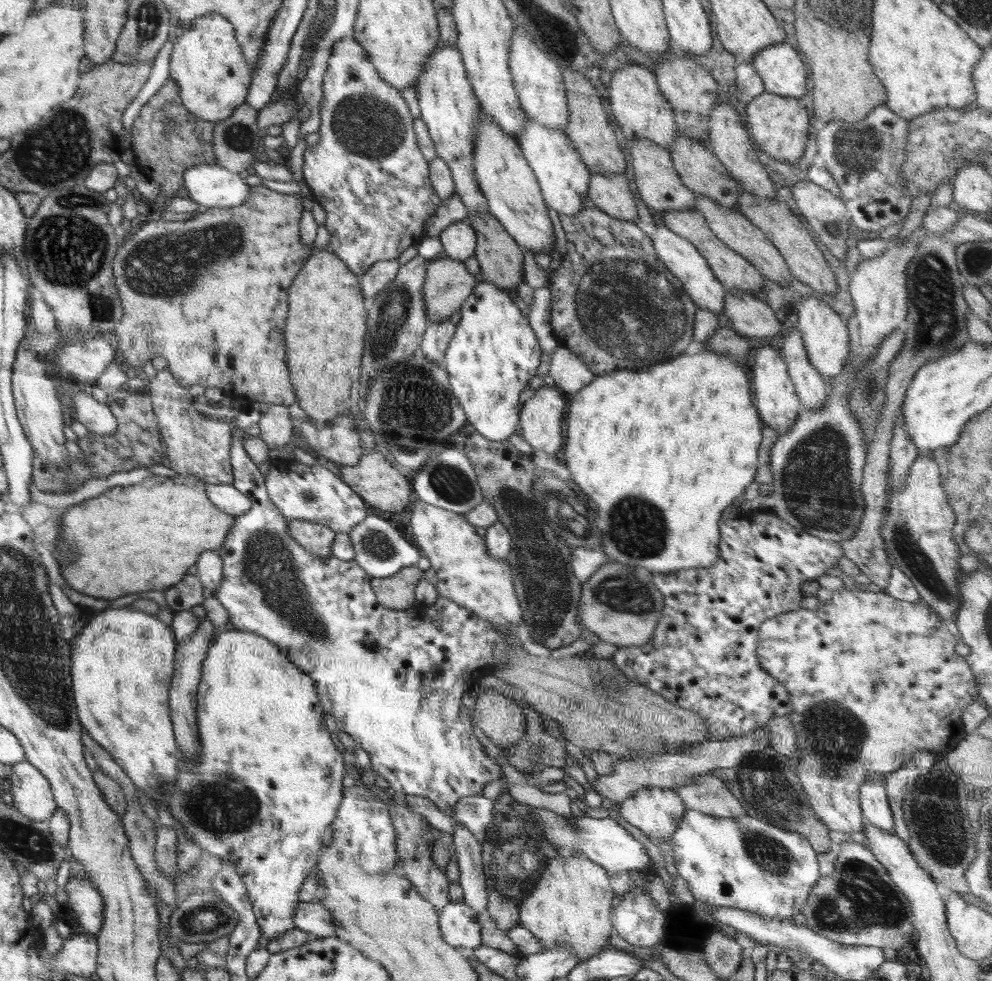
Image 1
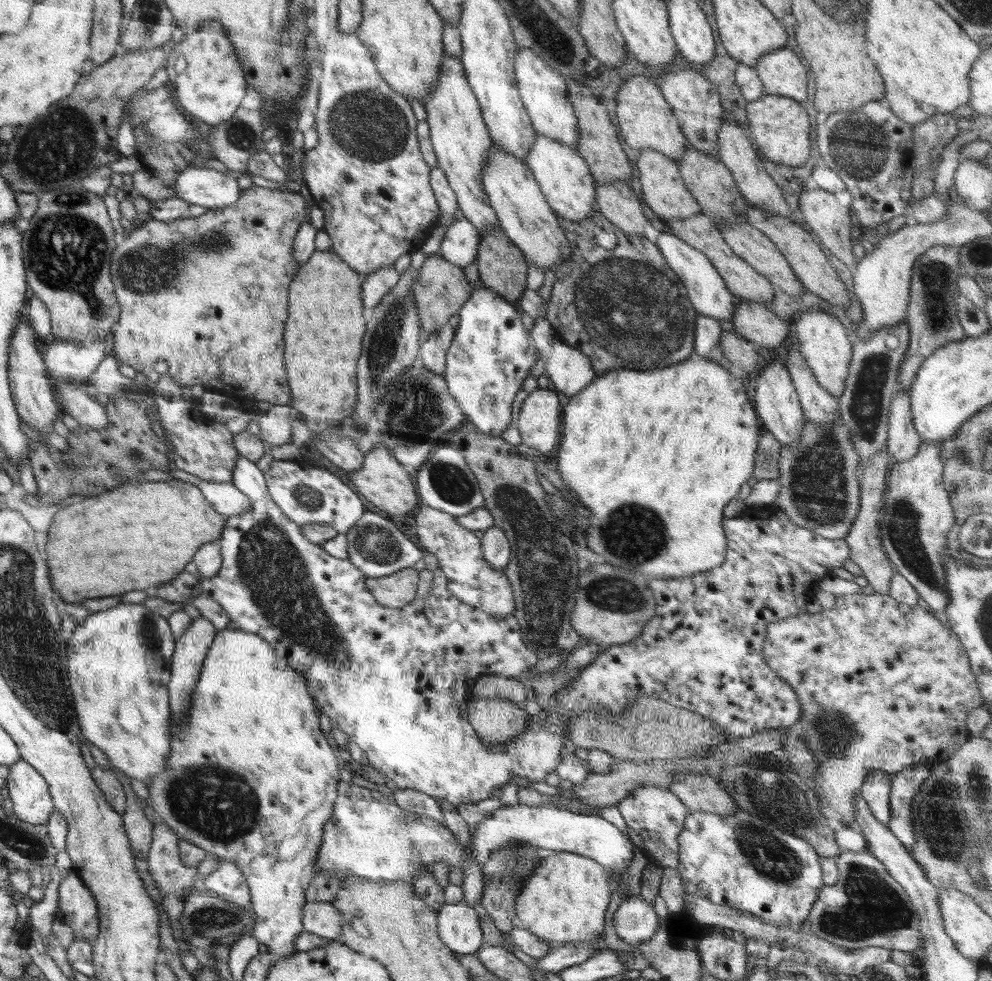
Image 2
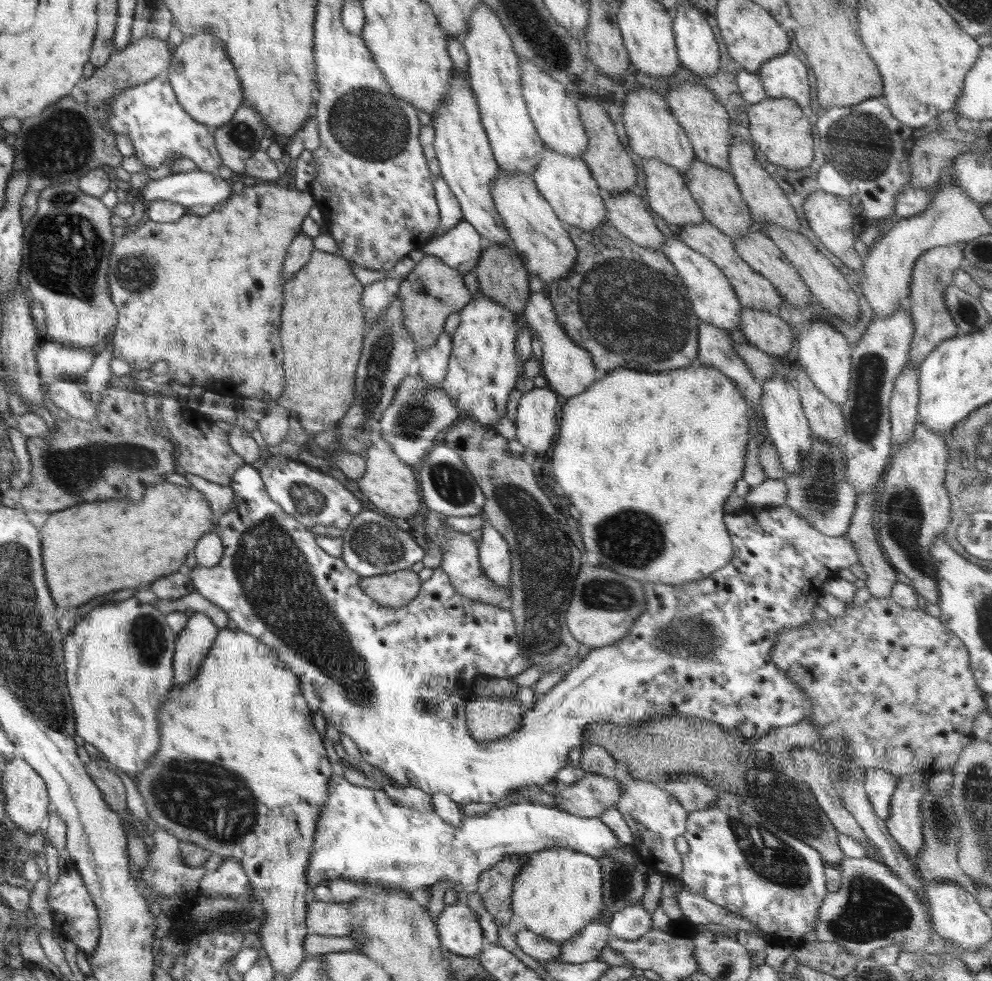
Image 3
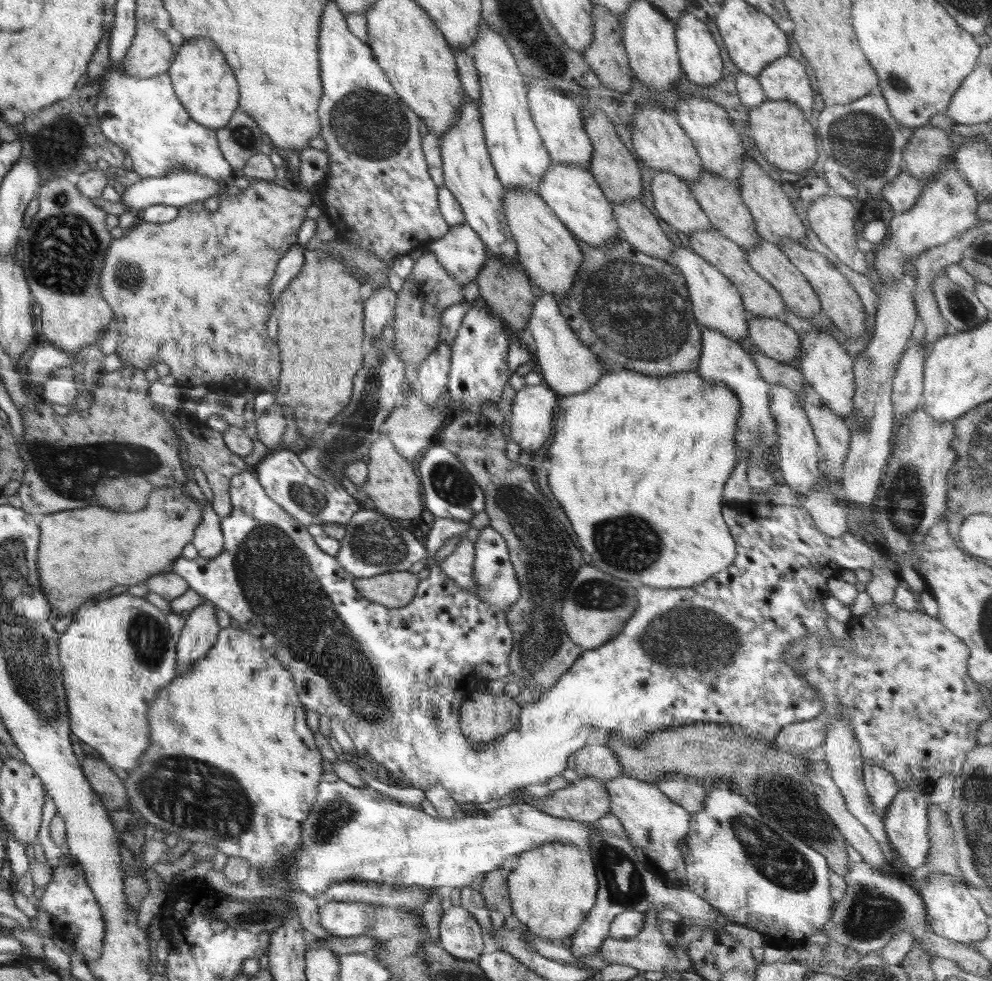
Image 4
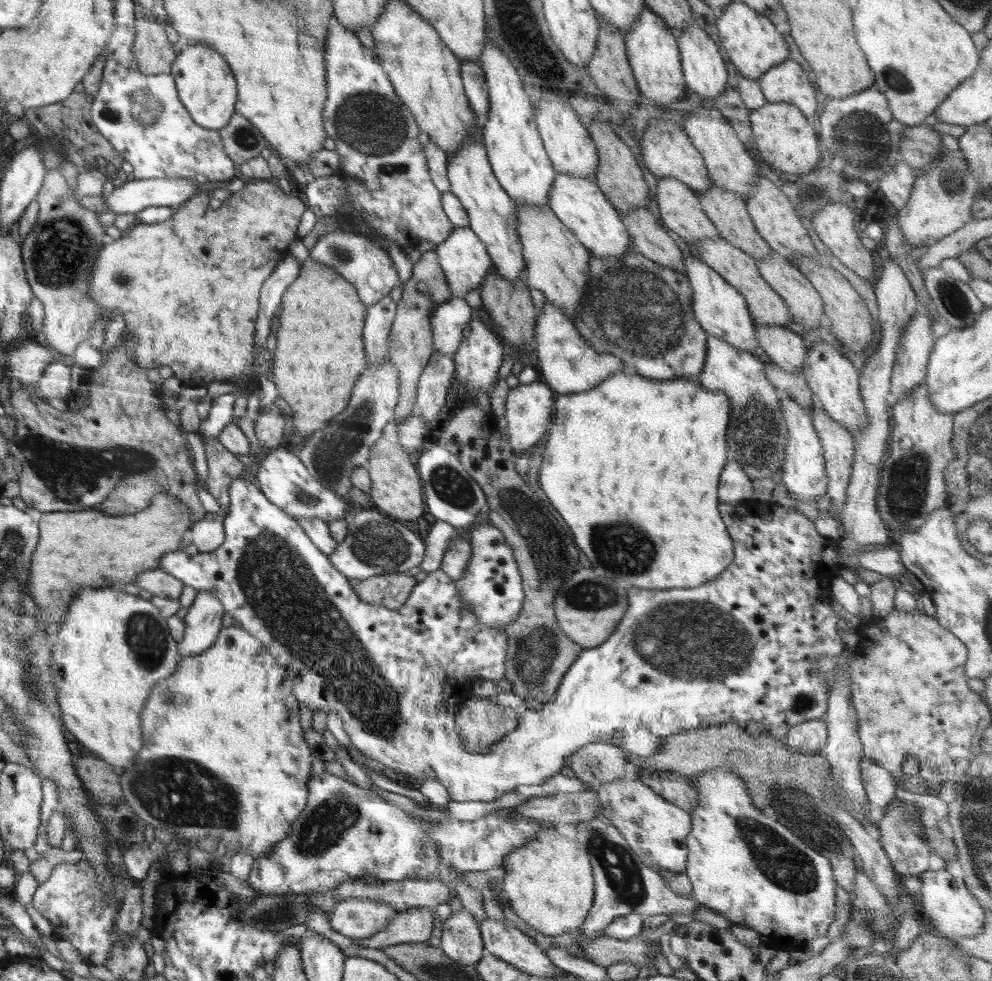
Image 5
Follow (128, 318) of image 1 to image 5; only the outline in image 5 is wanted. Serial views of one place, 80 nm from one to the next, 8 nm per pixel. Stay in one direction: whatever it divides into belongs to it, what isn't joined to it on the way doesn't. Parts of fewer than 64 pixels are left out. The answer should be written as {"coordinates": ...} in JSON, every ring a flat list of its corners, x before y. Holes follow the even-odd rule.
{"coordinates":[[256,179,254,183,246,184,245,187,236,193,232,193,224,199,218,210,212,210,208,206,208,195,194,195,181,206,176,207,176,214,168,220,156,224,139,224,129,230,127,234,116,240,110,240,105,249,102,249,94,272,90,280,89,292,97,304,104,306,110,312,122,314,125,320,125,328,129,347,134,349,134,360,141,368,158,368,159,366,170,366,174,377,179,378,182,387,194,388,194,386,207,386,210,382,230,382,238,384,248,369,253,370,251,382,256,376,273,370,275,354,270,354,263,348,255,348,254,333,255,324,259,311,259,296,263,282,272,274,276,265,288,254,288,246,292,240,298,238,297,229,300,225,302,215,306,211,306,204,300,197,288,195,280,189,278,183]]}

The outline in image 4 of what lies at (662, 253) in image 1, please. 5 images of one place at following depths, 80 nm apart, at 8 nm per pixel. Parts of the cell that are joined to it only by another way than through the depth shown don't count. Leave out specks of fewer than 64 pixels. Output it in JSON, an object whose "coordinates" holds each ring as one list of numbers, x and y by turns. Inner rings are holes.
{"coordinates":[[686,244,674,249,670,260,686,279,693,315,701,327,721,332,734,341,749,336,749,314,745,310,738,289,715,266,698,256]]}

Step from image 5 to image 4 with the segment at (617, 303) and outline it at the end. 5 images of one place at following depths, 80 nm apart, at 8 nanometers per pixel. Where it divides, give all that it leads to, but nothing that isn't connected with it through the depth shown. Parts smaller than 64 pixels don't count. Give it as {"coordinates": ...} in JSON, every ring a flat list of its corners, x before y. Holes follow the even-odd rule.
{"coordinates":[[574,236,577,240,578,246,581,248,583,254,583,261,577,274,574,286,565,292,565,294,554,294,560,314,566,319,574,334,590,349,590,352,596,356,598,362,608,365,612,371,628,370,647,374,648,376,670,376,671,374,678,374,682,371,694,370,697,371,698,360,702,350,702,327,693,315,693,308,691,305,689,290,686,284,686,279,680,272,679,268,671,261,662,260,655,256,648,256,645,252,640,252,634,248,629,242,626,242,622,236,617,236,612,243,594,248]]}

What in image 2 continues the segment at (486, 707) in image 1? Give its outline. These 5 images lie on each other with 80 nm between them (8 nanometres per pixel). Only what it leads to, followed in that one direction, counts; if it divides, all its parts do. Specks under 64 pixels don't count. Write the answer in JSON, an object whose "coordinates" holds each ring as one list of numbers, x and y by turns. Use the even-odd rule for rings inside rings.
{"coordinates":[[479,700,469,704,467,720,482,744,504,744,520,736,529,718,525,709,506,700]]}

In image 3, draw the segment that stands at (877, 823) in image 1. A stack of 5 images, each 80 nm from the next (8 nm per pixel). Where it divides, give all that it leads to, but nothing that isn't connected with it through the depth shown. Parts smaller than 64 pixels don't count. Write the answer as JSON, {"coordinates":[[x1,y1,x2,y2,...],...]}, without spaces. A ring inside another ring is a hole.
{"coordinates":[[869,768,865,773,863,787,876,816,886,820,890,816,891,800,898,778,881,768]]}

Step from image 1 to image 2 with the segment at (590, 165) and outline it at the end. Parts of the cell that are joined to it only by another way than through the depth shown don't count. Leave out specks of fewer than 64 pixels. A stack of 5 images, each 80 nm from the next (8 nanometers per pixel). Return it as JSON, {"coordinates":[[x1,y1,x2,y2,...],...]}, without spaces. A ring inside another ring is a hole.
{"coordinates":[[566,81,568,102,570,102,576,120,578,120,578,155,586,161,591,175,597,184,608,184,615,180,626,181,631,177,631,166,627,155,623,152,617,140,617,133,607,114,607,109,601,105,597,96,588,87,578,84,578,81]]}

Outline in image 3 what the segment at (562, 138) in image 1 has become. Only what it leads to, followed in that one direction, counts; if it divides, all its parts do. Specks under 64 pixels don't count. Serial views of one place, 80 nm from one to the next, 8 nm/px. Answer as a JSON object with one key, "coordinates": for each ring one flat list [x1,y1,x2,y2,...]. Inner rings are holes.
{"coordinates":[[542,144,542,155,538,160,532,176,533,181,564,225,596,230,600,225,607,224,603,191,591,175,588,165,580,157,560,155]]}

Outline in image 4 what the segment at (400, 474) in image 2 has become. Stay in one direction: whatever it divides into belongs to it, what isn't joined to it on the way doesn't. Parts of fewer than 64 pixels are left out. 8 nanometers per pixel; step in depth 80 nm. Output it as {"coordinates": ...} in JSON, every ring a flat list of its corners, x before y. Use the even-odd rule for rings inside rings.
{"coordinates":[[383,436,371,444,367,455,368,481,361,489,374,502,376,510,394,519,417,520,423,511,423,493,411,462,394,448,390,439]]}

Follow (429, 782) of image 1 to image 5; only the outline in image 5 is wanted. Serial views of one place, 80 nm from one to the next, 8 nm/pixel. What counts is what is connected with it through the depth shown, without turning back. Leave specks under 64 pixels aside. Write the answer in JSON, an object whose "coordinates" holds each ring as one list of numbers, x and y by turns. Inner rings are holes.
{"coordinates":[[241,476,233,480,229,488,229,501,229,513,226,514,223,522,225,539,217,549,214,549,214,552,197,553,190,556,190,554,183,552,181,547,178,552,166,552,166,556,162,556,162,560,158,564,158,569,174,576,185,586,190,586,197,592,212,592,220,600,220,604,225,607,225,612,230,614,234,620,242,623,242,629,260,640,264,644,264,648,277,660,277,663,286,669,288,676,293,680,292,688,296,701,301,706,306,707,309,712,315,710,323,710,326,713,336,711,343,720,343,729,347,731,351,744,354,744,366,757,382,762,387,768,392,768,397,773,409,774,419,783,426,779,439,780,449,792,451,800,458,802,469,800,490,802,508,791,513,791,516,787,542,784,549,776,561,772,561,768,568,764,568,758,573,752,588,743,598,741,615,744,634,756,652,756,662,747,666,736,672,736,672,734,678,734,678,732,685,730,706,728,712,724,732,723,745,728,752,720,760,722,764,726,765,735,772,736,777,740,784,740,790,728,804,722,824,718,827,711,826,684,815,670,817,670,819,658,841,654,846,650,843,641,836,632,838,620,836,614,832,611,830,602,832,599,830,582,835,576,839,576,843,562,849,566,854,566,854,568,866,569,886,577,906,576,905,567,901,562,899,545,895,538,875,547,865,546,865,548,858,550,856,555,844,553,836,540,818,534,814,523,796,509,792,509,790,512,778,512,776,524,772,528,768,518,754,516,744,506,730,506,730,504,720,501,718,508,733,540,734,558,732,564,713,580,695,588,668,588,668,590,630,588,628,590,628,608,622,622,618,624,618,628,602,644,594,648,583,649,568,672,562,677,558,691,554,693,554,699,543,705,539,710,527,708,520,714,520,722,517,724,516,730,509,732,505,738,501,738,486,754,477,754,465,751,455,725,456,713,462,705,460,690,464,692,460,682,467,678,474,678,474,676,497,682,505,675,508,648,505,629,496,630,490,625,482,624,478,621,474,612,471,612,467,607,463,608,462,606,465,606,465,604,460,597,457,582,442,570,428,573,426,578,412,590,412,594,406,600,406,603,399,609,390,610,382,605,368,604,362,601,358,594,354,593,349,579,334,569,334,565,330,564,329,556,318,551,318,547,314,546,314,543,296,519,279,506,272,504,252,481]]}

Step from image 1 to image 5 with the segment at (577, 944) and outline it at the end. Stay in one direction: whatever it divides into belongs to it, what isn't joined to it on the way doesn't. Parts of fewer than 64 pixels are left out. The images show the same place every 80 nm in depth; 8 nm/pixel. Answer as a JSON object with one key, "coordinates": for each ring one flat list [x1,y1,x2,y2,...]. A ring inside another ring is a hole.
{"coordinates":[[554,827,538,832,538,836,509,852,500,865,505,869,503,894,510,900,512,910,532,928,546,936,558,936,580,928,594,900,593,868,589,856,577,843,559,834]]}

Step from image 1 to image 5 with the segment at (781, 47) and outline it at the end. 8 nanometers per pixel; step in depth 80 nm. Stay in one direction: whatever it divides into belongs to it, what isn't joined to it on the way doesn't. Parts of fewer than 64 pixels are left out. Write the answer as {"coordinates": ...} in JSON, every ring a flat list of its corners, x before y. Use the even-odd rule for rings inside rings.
{"coordinates":[[786,59,758,79,767,103,794,104,802,115,812,121,819,113,816,88,800,63]]}

